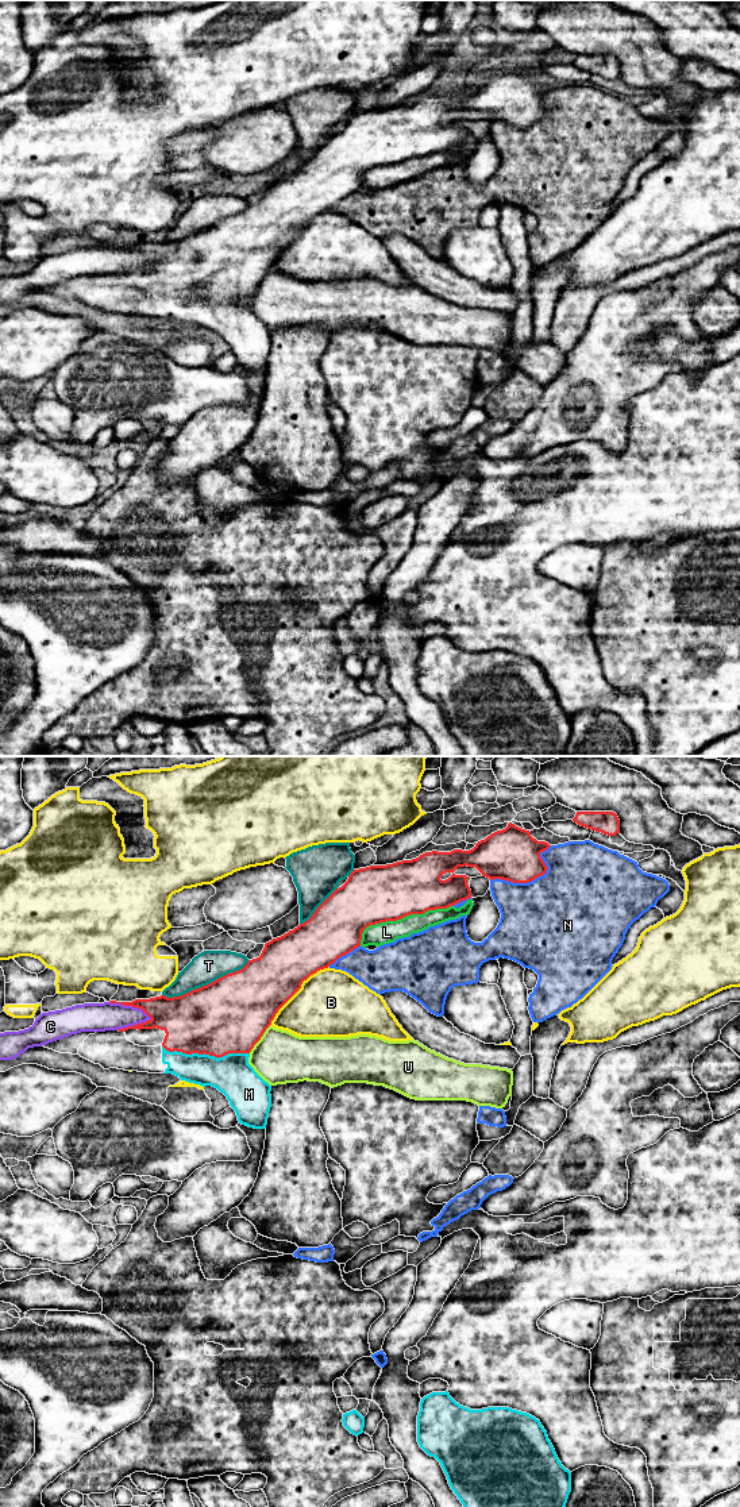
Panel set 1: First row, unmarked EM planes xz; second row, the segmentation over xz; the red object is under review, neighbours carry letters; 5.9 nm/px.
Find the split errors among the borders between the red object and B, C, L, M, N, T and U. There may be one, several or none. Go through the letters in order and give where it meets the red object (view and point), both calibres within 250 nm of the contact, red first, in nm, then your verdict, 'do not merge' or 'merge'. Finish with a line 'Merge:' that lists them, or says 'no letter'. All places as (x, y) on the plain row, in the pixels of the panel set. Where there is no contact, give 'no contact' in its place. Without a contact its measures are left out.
B: xz (297, 234) | 340/400 nm | do not merge
C: xz (131, 249) | 200/180 nm | do not merge
L: xz (400, 162) | 340/130 nm | do not merge
M: xz (205, 297) | 440/240 nm | merge
N: xz (532, 123) | 320/480 nm | do not merge
T: xz (207, 228) | 440/190 nm | do not merge
U: xz (259, 282) | 440/320 nm | do not merge
Merge: M

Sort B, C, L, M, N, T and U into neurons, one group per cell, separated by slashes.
B / C / L / M / N / T / U

